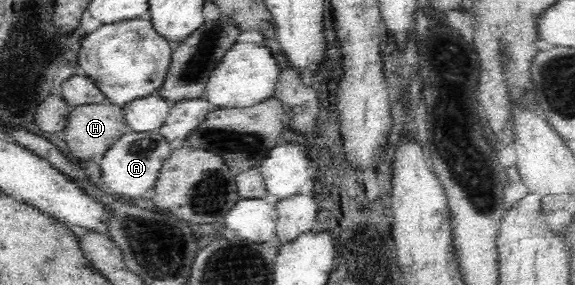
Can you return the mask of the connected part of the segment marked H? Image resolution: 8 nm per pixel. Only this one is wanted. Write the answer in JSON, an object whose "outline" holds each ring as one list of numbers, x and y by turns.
{"outline":[[109,101,74,106,62,131,72,156,80,162,86,162,90,161,96,154,103,155,106,152,106,148,112,146,114,140,118,140,124,132,129,130,123,115,123,110]]}

